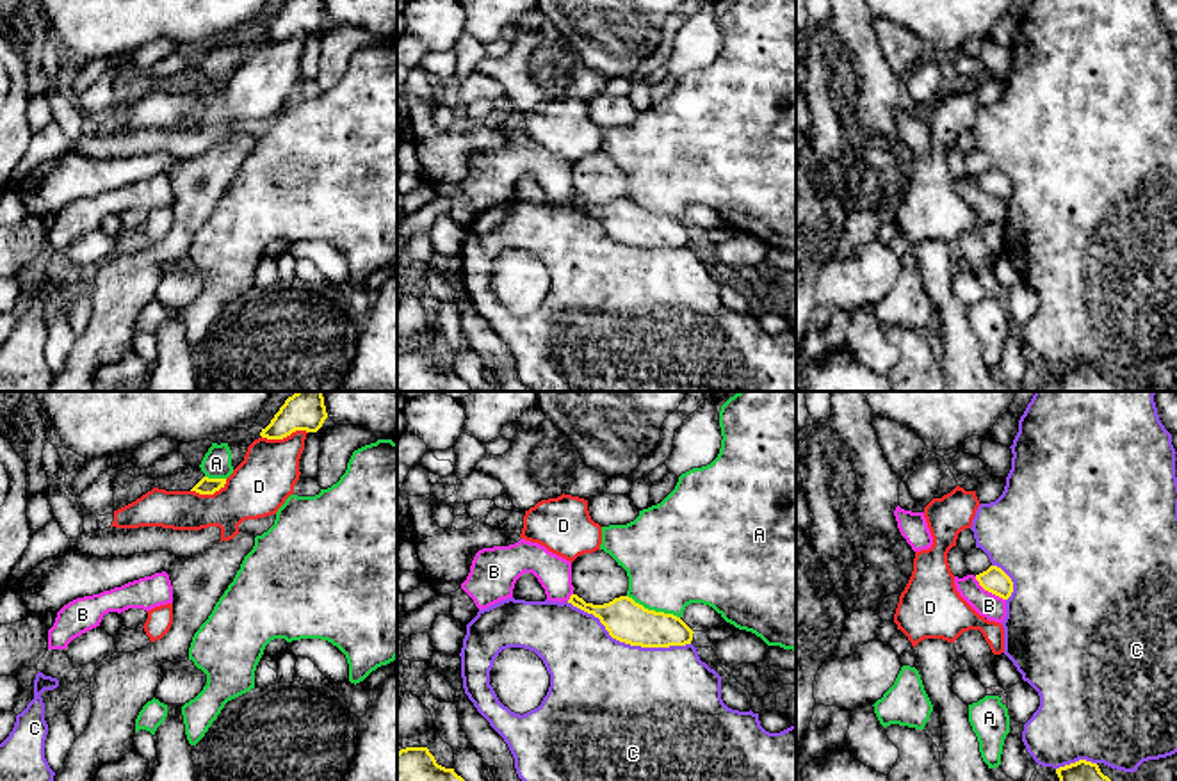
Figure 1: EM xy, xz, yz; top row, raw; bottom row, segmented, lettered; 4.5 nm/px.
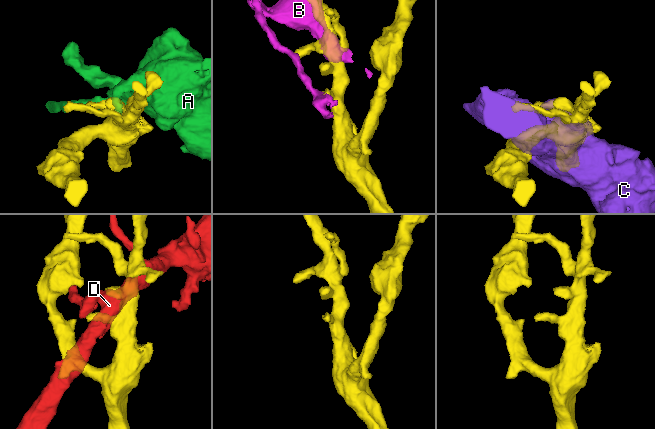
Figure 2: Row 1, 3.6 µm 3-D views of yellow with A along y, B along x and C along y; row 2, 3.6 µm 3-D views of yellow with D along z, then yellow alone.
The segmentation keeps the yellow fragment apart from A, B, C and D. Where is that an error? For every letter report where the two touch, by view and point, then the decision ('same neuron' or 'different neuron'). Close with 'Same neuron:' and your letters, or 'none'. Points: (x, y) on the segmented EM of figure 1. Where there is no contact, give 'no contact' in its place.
A: xz (654, 611) | different neuron
B: yz (989, 591) | different neuron
C: xz (627, 643) | different neuron
D: xy (284, 436) | different neuron
Same neuron: none

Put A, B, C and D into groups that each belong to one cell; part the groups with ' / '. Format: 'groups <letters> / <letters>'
groups A / B / C / D

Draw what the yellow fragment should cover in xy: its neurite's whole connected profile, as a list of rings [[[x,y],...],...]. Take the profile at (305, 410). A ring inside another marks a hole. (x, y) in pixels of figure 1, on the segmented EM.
[[[296,391],[285,400],[260,436],[283,439],[296,431],[317,432],[328,418],[322,391]]]

